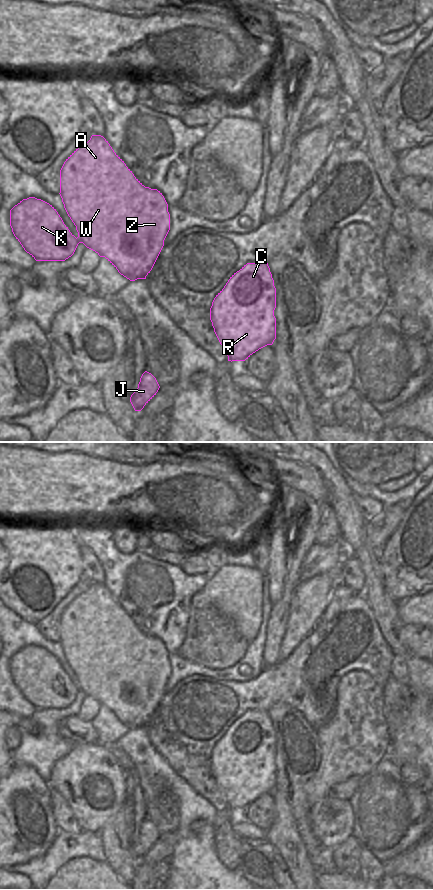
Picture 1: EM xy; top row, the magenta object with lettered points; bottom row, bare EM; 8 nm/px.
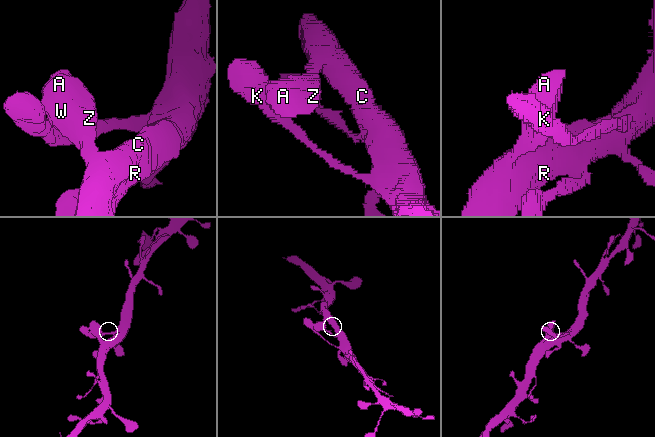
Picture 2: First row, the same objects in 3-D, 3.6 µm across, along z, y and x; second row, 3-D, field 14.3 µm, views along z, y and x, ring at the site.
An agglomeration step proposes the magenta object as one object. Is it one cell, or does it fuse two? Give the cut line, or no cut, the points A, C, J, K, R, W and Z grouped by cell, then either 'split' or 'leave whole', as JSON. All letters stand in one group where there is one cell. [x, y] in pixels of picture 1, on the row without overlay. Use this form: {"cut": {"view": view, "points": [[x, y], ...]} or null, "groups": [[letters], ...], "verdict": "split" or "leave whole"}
{"cut": null, "groups": [["A", "C", "J", "K", "R", "W", "Z"]], "verdict": "leave whole"}

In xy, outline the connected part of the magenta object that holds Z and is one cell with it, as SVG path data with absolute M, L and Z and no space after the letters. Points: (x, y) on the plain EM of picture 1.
M92 583L85 593L76 597L66 607L60 618L59 642L68 664L76 674L78 685L70 680L52 653L41 647L29 645L10 658L12 680L27 701L36 709L65 709L74 702L78 692L83 691L100 705L105 705L130 729L146 727L170 678L168 652L160 639L145 635L134 624L103 584Z

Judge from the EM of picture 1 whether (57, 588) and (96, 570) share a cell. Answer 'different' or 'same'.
different

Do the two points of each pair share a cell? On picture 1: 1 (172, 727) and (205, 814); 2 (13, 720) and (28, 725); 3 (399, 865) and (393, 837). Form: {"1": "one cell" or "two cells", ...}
{"1": "two cells", "2": "one cell", "3": "two cells"}

